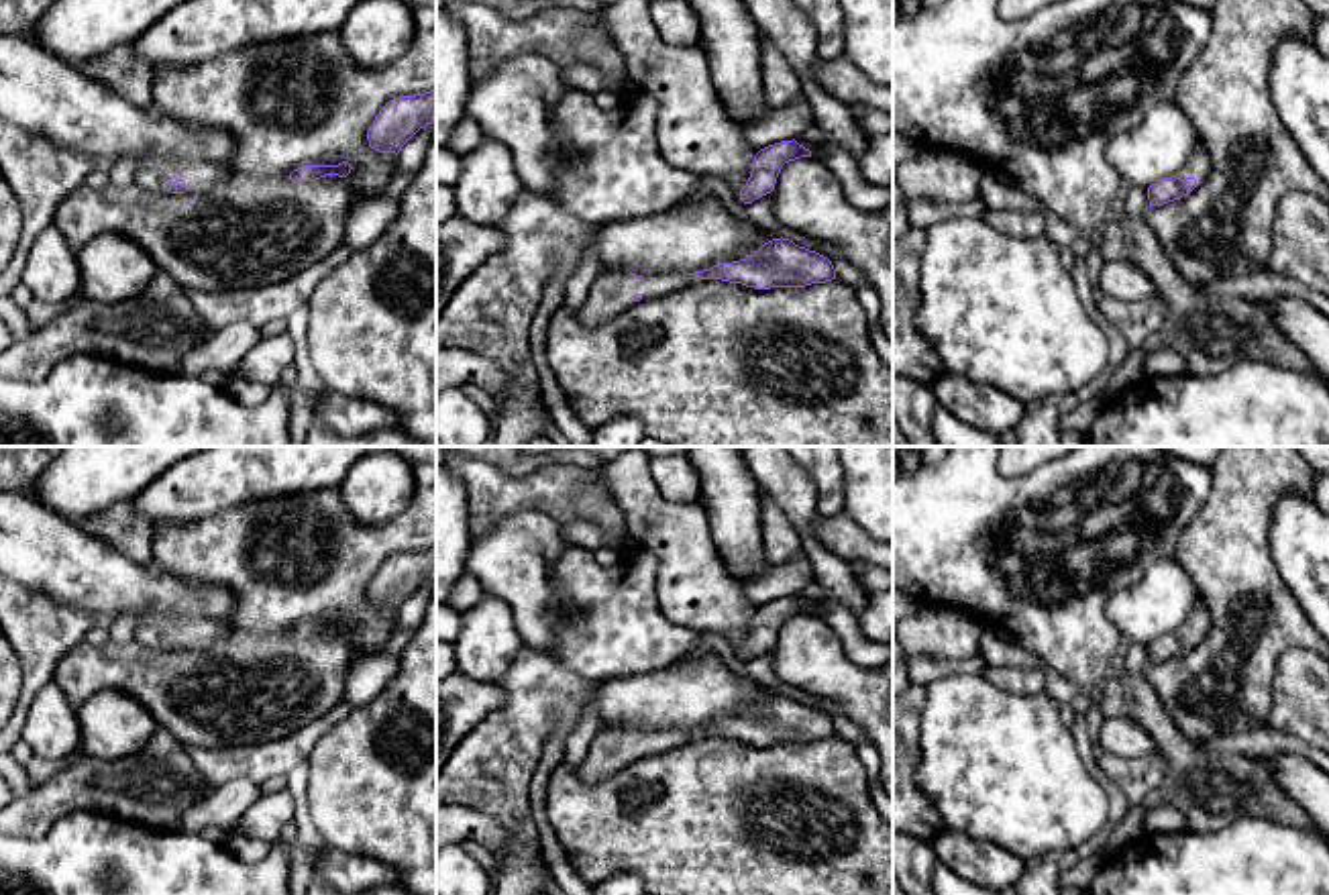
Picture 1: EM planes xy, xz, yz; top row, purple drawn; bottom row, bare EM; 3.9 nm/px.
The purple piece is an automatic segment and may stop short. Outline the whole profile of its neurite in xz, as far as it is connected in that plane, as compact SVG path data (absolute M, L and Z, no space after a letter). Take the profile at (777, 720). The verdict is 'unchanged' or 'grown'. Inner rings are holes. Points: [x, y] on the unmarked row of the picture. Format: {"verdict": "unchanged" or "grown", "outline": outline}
{"verdict": "grown", "outline": "M781 693L764 699L746 716L720 720L695 730L636 732L601 728L589 754L579 765L579 777L585 783L597 783L640 756L667 752L699 736L722 736L754 746L805 744L836 736L836 726L828 714Z"}

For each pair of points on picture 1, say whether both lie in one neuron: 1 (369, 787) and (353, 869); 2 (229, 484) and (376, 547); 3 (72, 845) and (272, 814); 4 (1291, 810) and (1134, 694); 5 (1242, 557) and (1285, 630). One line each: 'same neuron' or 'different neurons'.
1: different neurons
2: different neurons
3: different neurons
4: same neuron
5: same neuron

